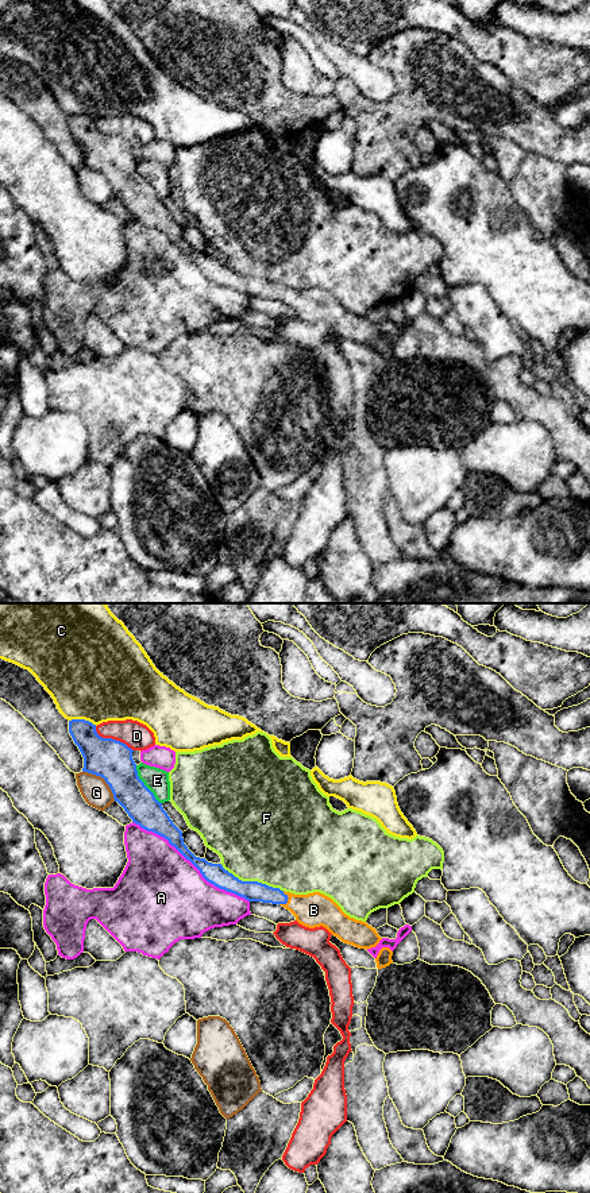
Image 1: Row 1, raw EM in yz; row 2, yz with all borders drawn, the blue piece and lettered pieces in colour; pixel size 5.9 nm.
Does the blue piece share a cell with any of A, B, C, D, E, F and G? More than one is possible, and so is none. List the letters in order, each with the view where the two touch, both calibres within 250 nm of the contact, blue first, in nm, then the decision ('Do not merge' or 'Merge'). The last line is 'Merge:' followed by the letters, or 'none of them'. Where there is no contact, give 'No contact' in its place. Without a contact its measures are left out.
A: Touches blue in yz. Thickness 120 nm (blue) against 500 nm. Do not merge
B: Touches blue in yz. Thickness 130 nm (blue) against 200 nm. Merge
C: Touches blue in yz. Thickness 220 nm (blue) against 500 nm. Do not merge
D: Touches blue in yz. Thickness 240 nm (blue) against 160 nm. Do not merge
E: Touches blue in yz. Thickness 240 nm (blue) against 140 nm. Do not merge
F: Touches blue in yz. Thickness 130 nm (blue) against 480 nm. Do not merge
G: Touches blue in yz. Thickness 240 nm (blue) against 160 nm. Do not merge
Merge: B

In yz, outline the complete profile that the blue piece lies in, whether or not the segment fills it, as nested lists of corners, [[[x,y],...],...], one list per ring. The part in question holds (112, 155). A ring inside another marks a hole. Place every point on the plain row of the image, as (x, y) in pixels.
[[[85,115],[69,116],[69,128],[84,152],[82,167],[100,171],[134,219],[169,236],[215,282],[248,297],[278,300],[289,305],[296,316],[309,324],[325,323],[342,337],[359,344],[375,343],[382,335],[366,317],[346,310],[328,292],[313,287],[294,290],[258,277],[242,277],[221,259],[196,252],[184,239],[182,227],[173,219],[154,189],[139,174],[132,144],[126,139],[103,134],[96,120]]]

